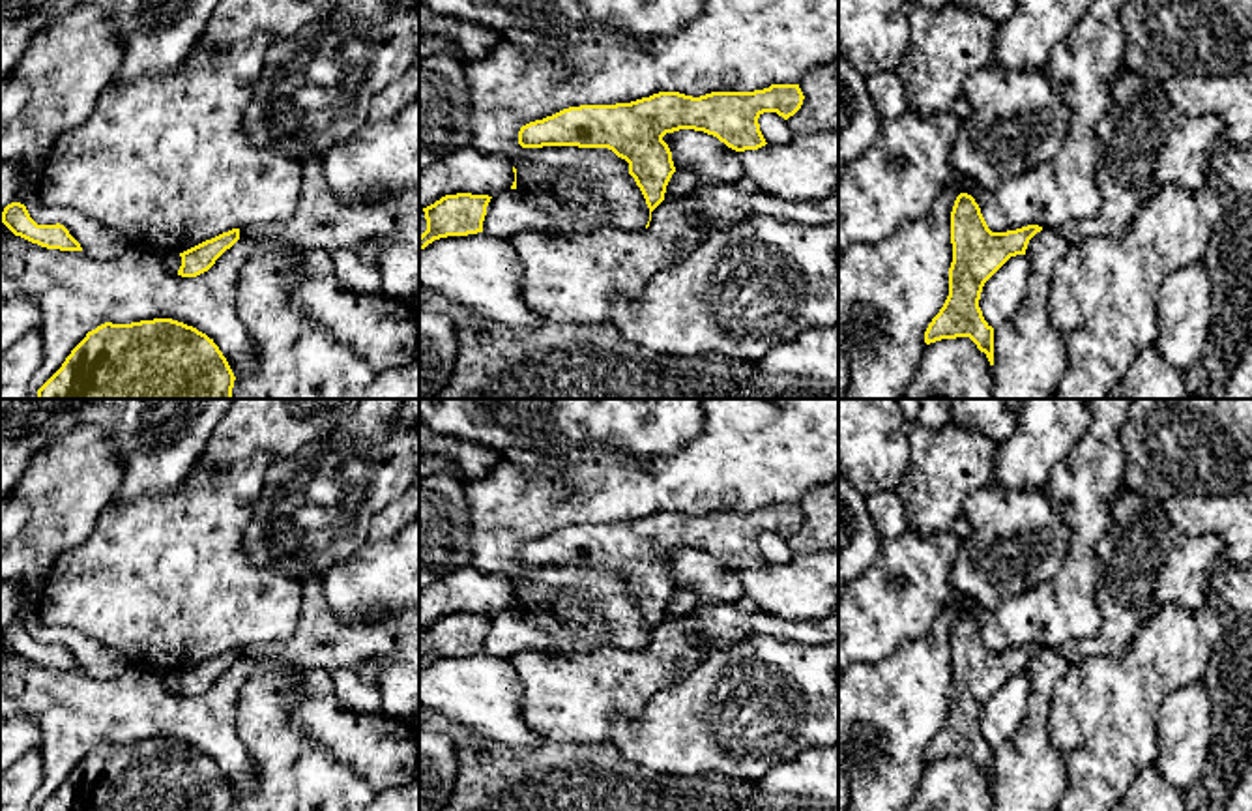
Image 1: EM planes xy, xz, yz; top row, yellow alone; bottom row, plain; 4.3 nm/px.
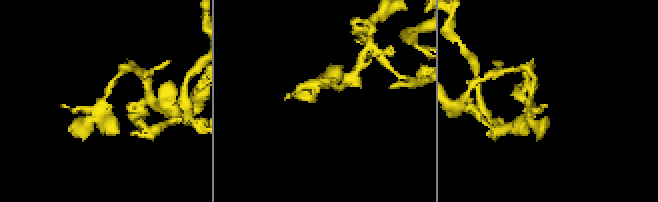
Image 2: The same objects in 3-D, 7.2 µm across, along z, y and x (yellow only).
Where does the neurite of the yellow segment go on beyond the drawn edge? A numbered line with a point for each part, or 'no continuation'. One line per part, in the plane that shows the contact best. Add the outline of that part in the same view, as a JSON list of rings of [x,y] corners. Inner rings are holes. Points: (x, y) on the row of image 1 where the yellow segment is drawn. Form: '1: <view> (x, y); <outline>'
no continuation

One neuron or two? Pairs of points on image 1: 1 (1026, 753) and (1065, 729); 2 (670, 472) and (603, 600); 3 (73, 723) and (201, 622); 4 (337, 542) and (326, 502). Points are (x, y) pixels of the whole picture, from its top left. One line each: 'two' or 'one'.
1: two
2: one
3: two
4: one

